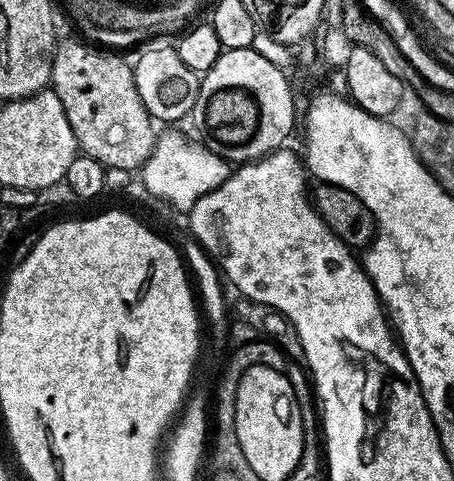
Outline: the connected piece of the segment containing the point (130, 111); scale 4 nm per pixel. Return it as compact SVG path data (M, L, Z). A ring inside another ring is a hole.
M61 39L57 43L50 85L51 91L56 92L62 102L62 110L66 110L70 130L74 130L76 147L83 155L104 165L105 169L143 169L154 150L158 132L152 129L152 115L146 110L142 98L138 98L133 65L129 61L127 64L120 57L123 55L115 51L101 50L80 40Z

